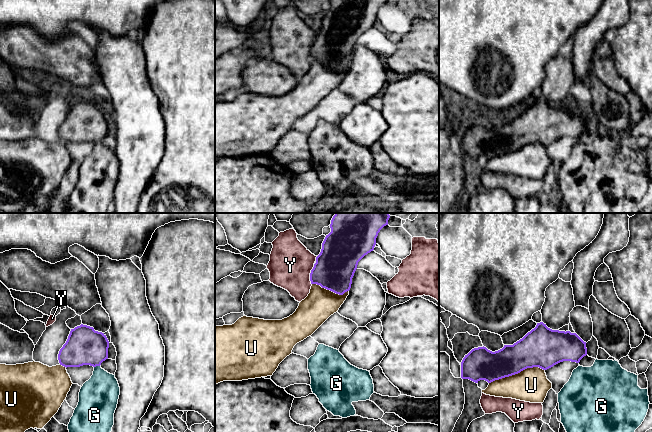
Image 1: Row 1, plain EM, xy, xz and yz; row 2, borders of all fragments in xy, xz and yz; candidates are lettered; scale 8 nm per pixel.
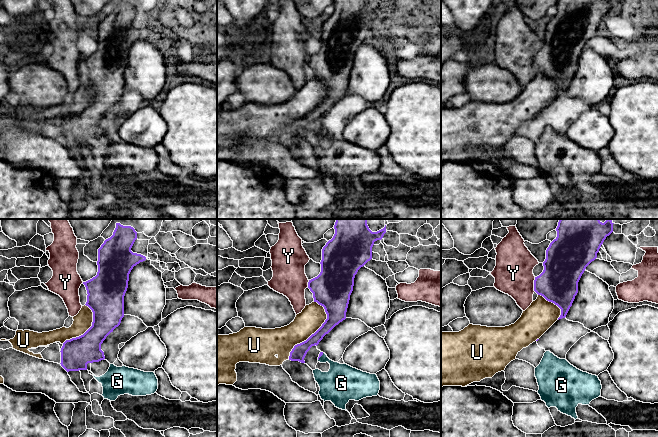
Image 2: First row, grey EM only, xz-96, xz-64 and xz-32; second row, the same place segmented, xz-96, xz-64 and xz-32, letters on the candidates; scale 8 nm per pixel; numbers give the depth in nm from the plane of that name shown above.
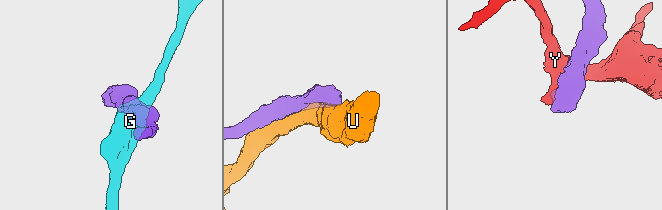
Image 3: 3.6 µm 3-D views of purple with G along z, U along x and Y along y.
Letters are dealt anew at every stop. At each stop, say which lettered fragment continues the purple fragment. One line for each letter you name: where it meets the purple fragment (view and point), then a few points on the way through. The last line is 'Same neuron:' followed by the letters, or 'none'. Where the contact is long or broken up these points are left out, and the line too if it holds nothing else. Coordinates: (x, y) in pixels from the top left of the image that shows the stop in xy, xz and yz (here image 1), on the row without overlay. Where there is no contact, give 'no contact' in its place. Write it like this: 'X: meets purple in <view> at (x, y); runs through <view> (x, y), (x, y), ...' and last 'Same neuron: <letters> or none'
Same neuron: none

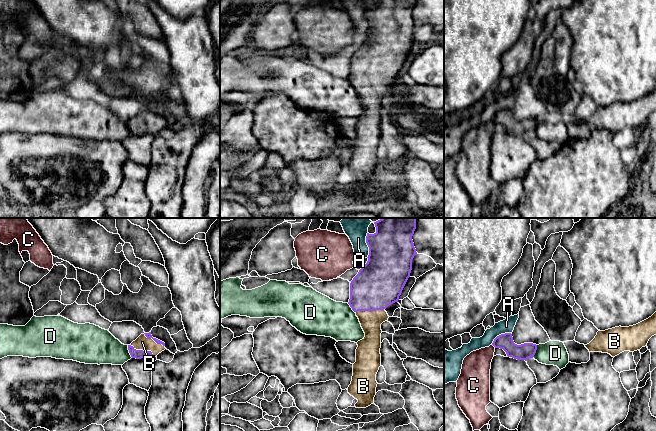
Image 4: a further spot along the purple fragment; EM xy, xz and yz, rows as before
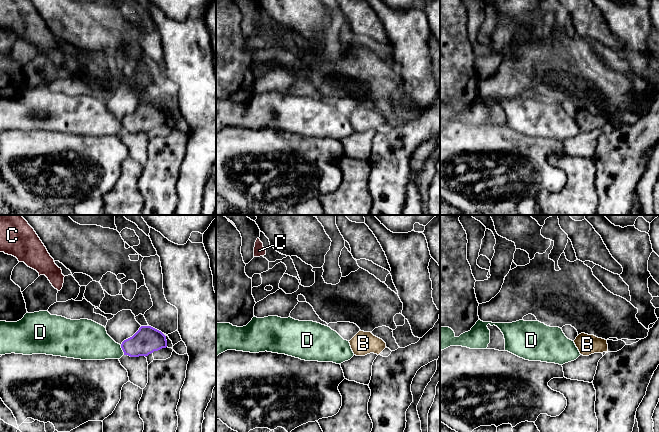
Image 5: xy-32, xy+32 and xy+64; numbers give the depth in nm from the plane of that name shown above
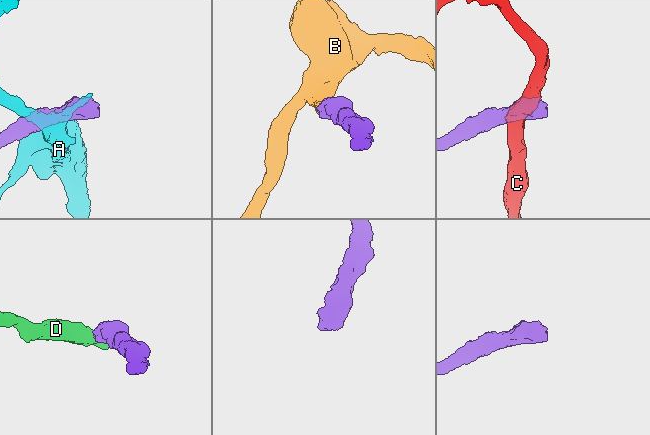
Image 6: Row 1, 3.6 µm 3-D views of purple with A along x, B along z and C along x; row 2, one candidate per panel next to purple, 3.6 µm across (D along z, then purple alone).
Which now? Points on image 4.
B: meets purple in xz at (369, 86); runs through xz (379, 59), (369, 71), (369, 86), (370, 97)
Same neuron: B

